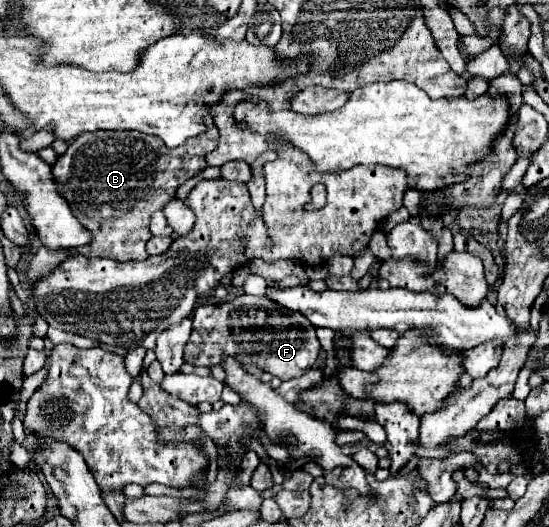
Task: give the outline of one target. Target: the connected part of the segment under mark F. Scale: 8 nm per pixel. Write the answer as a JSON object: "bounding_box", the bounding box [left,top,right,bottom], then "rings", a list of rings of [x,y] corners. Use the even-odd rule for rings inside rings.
{"bounding_box":[184,295,320,381],"rings":[[[238,295],[222,305],[200,305],[192,321],[192,335],[184,349],[184,361],[190,365],[218,365],[220,357],[216,357],[212,349],[224,349],[224,353],[232,353],[240,363],[256,363],[274,377],[288,381],[304,375],[316,363],[320,353],[316,331],[300,313],[284,313],[282,309],[276,309],[276,303],[252,303],[252,297],[246,295]],[[264,307],[272,307],[268,309],[270,313],[264,313]],[[282,325],[298,327],[284,329]]]}

